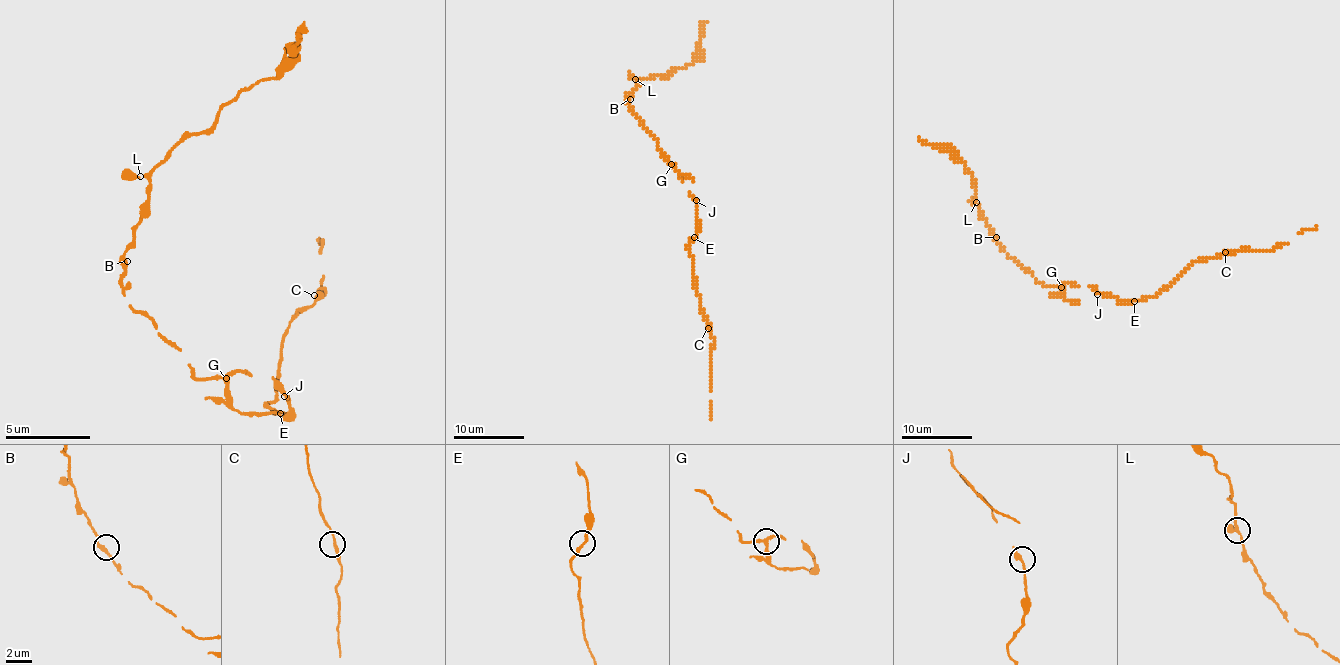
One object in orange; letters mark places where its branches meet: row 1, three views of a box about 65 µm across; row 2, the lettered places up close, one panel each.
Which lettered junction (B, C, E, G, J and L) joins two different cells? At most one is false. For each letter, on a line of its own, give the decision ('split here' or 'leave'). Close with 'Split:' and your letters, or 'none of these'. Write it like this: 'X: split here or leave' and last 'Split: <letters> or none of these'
B: leave
C: leave
E: leave
G: split here
J: leave
L: leave
Split: G

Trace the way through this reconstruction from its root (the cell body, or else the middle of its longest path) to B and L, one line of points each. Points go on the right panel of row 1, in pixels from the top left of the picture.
B: (1072, 283), (1042, 285), (1003, 250), (996, 237)
L: (1072, 283), (1042, 285), (1003, 250), (991, 234), (976, 202)

